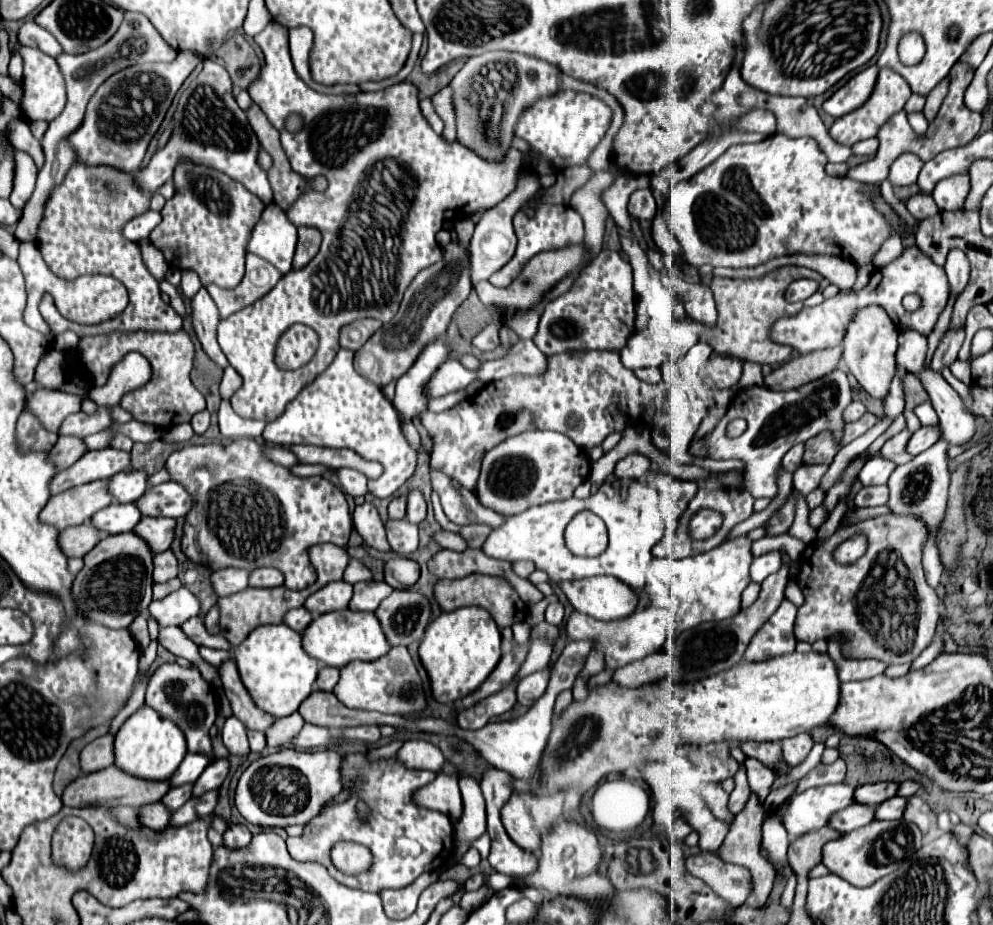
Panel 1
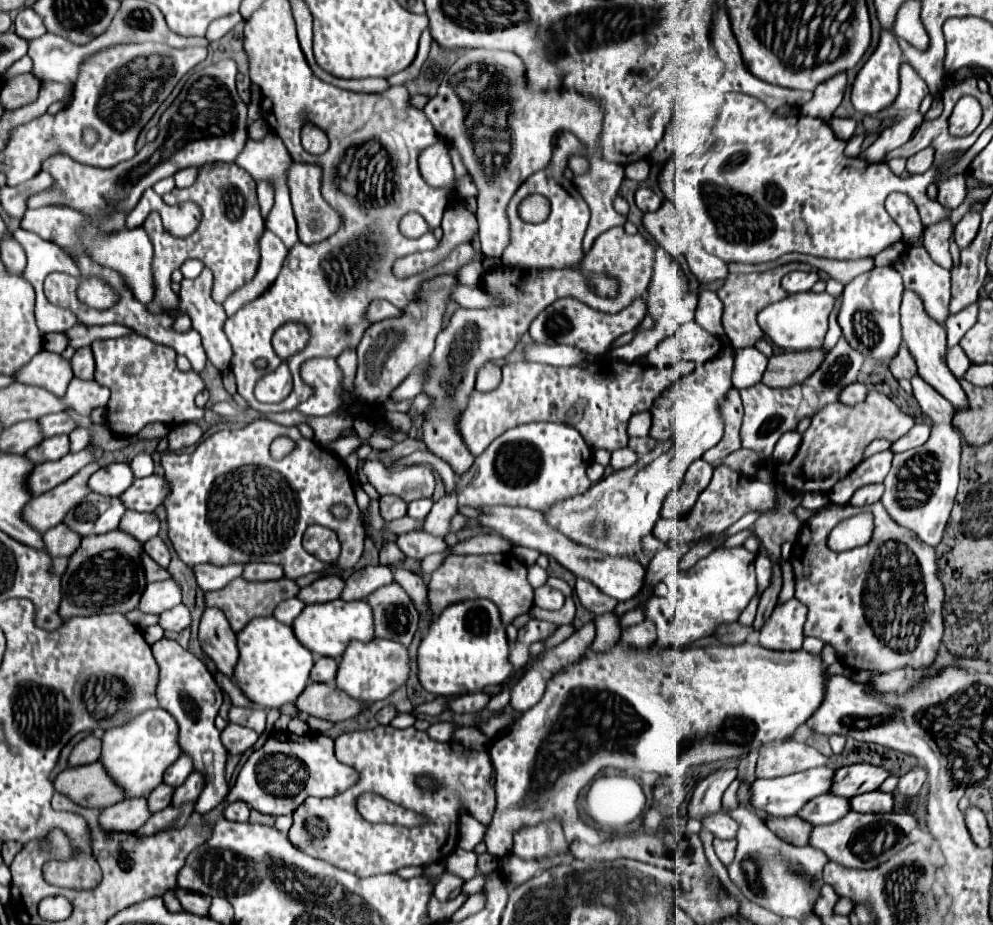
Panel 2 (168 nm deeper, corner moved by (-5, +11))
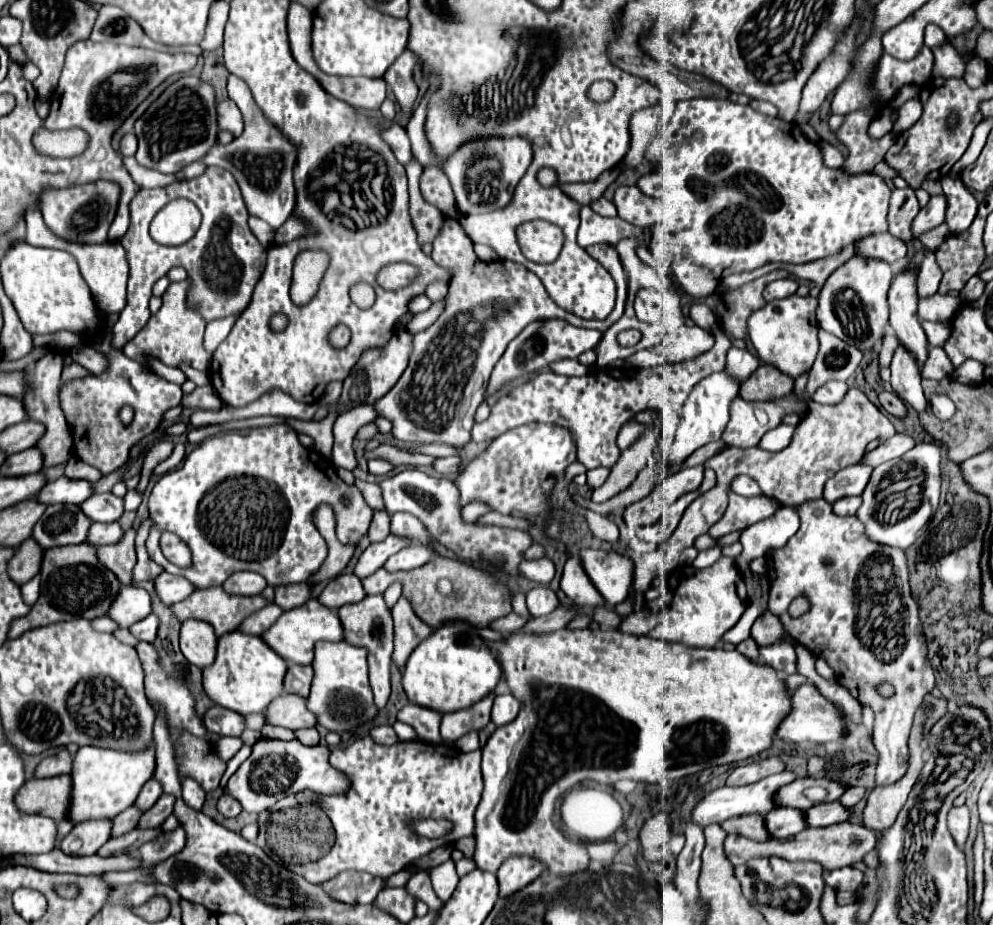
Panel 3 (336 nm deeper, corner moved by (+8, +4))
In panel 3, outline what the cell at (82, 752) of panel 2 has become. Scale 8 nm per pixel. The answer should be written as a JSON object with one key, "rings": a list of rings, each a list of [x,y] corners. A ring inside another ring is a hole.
{"rings":[[[63,749],[53,757],[45,757],[39,763],[35,777],[57,777],[63,773],[71,773],[71,769],[73,769],[73,757],[67,749]]]}

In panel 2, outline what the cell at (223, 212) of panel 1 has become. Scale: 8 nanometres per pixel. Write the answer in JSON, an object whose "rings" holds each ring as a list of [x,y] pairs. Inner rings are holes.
{"rings":[[[226,162],[204,164],[200,168],[198,180],[190,188],[172,190],[168,194],[164,194],[162,200],[166,204],[180,204],[180,202],[186,202],[186,200],[192,200],[192,202],[200,204],[200,208],[202,208],[202,222],[200,222],[200,228],[188,238],[174,238],[174,236],[170,236],[162,228],[162,220],[160,220],[158,214],[150,214],[146,218],[146,226],[142,224],[142,228],[150,236],[150,242],[152,242],[152,248],[154,248],[154,300],[150,304],[146,304],[146,308],[150,308],[150,312],[170,312],[170,310],[176,308],[176,294],[170,290],[170,274],[176,268],[180,268],[184,264],[184,260],[188,260],[188,258],[202,260],[204,266],[208,266],[214,272],[212,298],[218,304],[224,304],[226,296],[230,296],[230,292],[236,292],[238,288],[242,288],[242,284],[248,284],[254,278],[254,272],[258,270],[258,236],[262,236],[262,232],[264,232],[264,220],[260,216],[260,206],[258,206],[258,198],[256,198],[256,182],[254,182],[254,178],[246,170],[236,166],[236,164],[226,164]]]}

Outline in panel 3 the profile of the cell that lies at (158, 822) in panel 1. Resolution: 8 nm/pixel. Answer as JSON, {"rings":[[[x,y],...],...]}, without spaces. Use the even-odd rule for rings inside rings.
{"rings":[[[87,819],[73,827],[73,831],[61,843],[61,851],[67,855],[95,855],[101,845],[111,839],[111,819]]]}

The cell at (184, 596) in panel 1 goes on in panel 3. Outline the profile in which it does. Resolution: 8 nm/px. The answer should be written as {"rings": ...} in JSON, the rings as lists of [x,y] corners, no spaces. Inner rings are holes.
{"rings":[[[123,587],[121,595],[117,595],[117,603],[113,603],[113,611],[109,611],[109,617],[121,627],[131,627],[133,623],[145,619],[151,611],[151,595],[143,587]]]}

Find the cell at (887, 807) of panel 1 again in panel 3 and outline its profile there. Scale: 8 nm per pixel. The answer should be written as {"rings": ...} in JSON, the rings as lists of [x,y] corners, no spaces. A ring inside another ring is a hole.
{"rings":[[[833,801],[833,803],[821,803],[817,807],[811,807],[809,811],[805,811],[805,815],[809,815],[811,827],[827,827],[833,823],[847,821],[851,815],[851,809],[843,807],[839,801]]]}

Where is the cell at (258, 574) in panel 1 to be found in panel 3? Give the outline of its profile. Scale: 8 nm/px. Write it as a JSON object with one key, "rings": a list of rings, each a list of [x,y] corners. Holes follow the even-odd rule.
{"rings":[[[233,573],[225,583],[223,589],[229,591],[231,595],[257,595],[267,587],[267,581],[259,573]]]}

